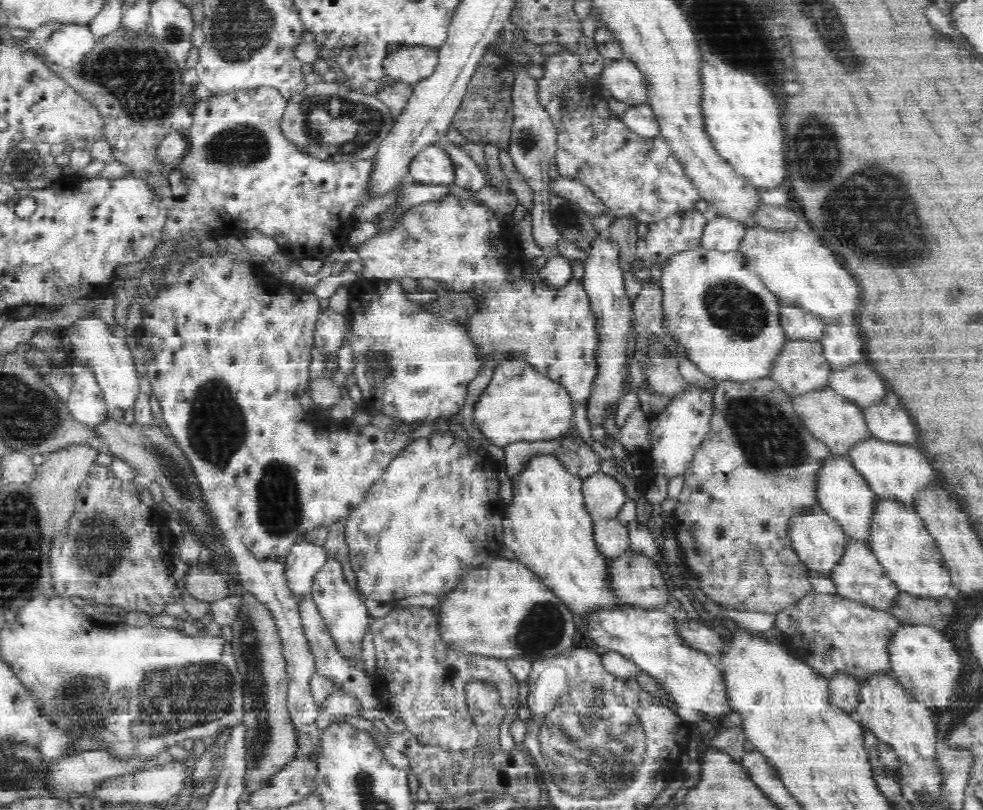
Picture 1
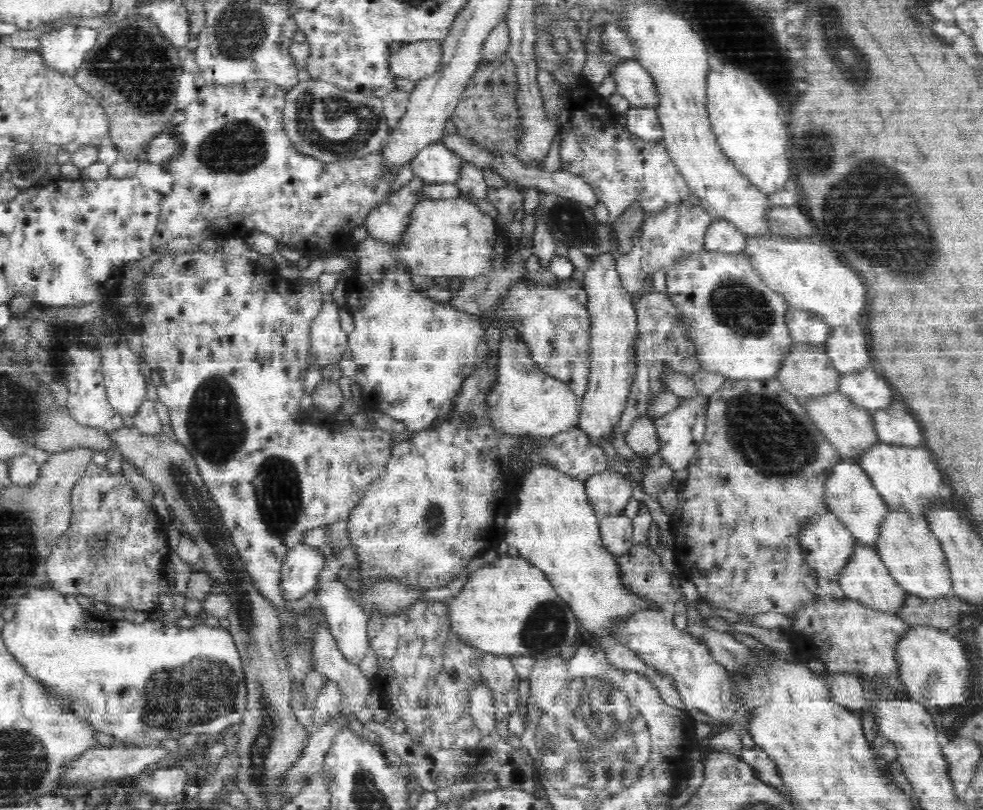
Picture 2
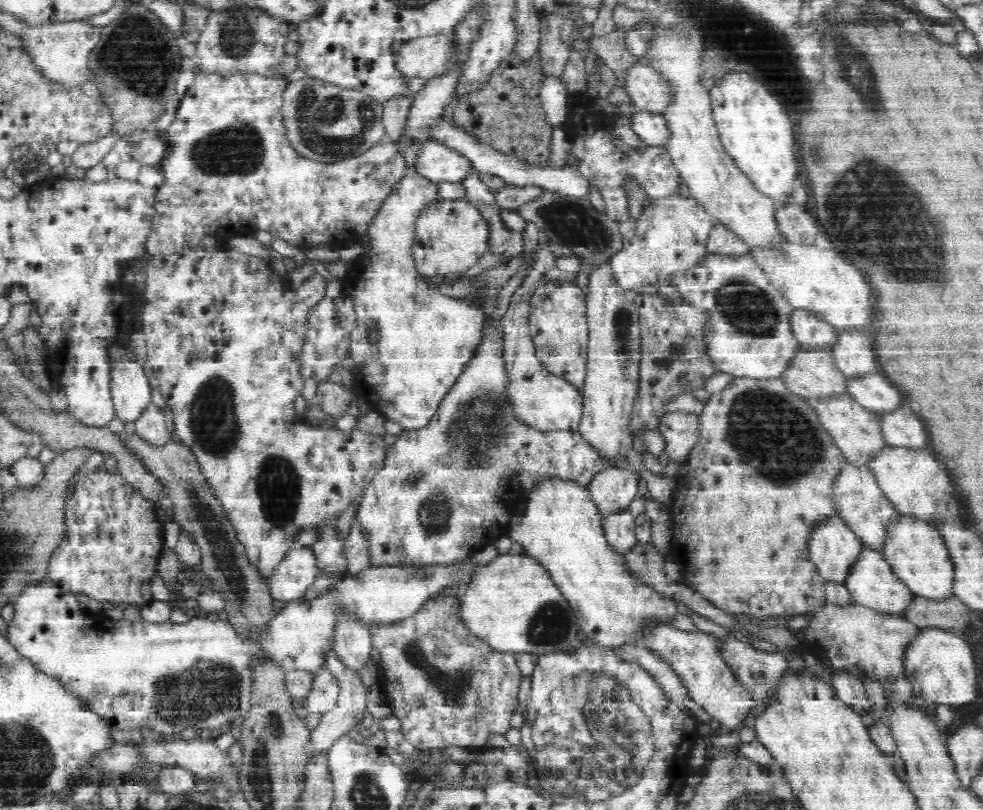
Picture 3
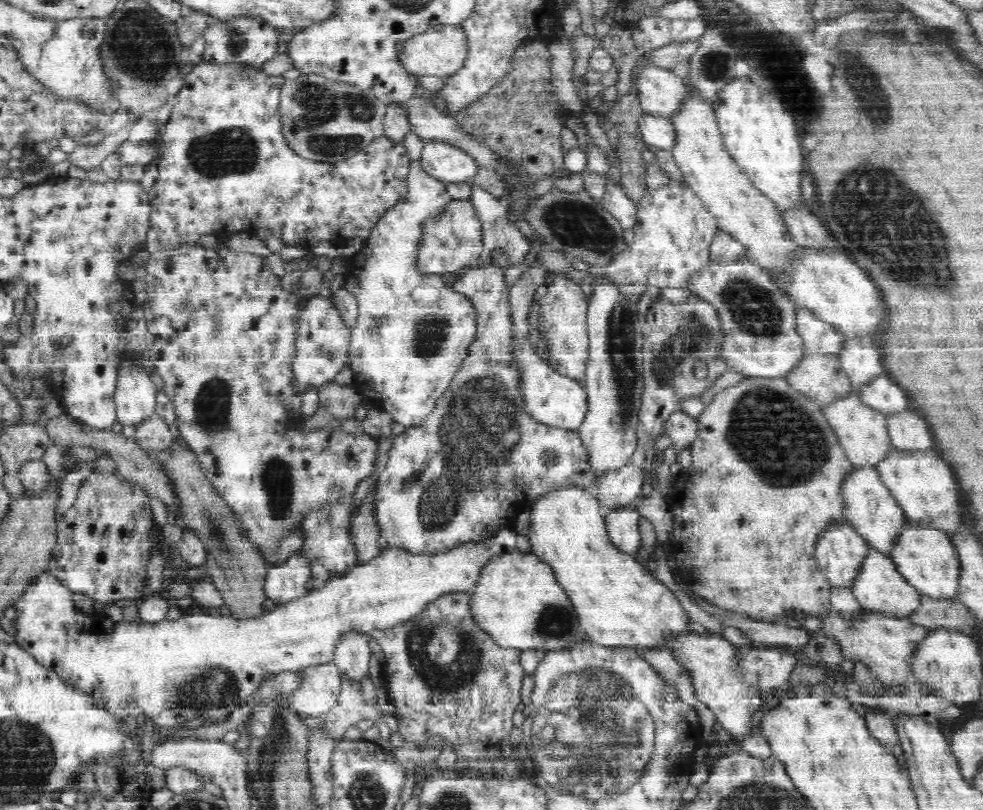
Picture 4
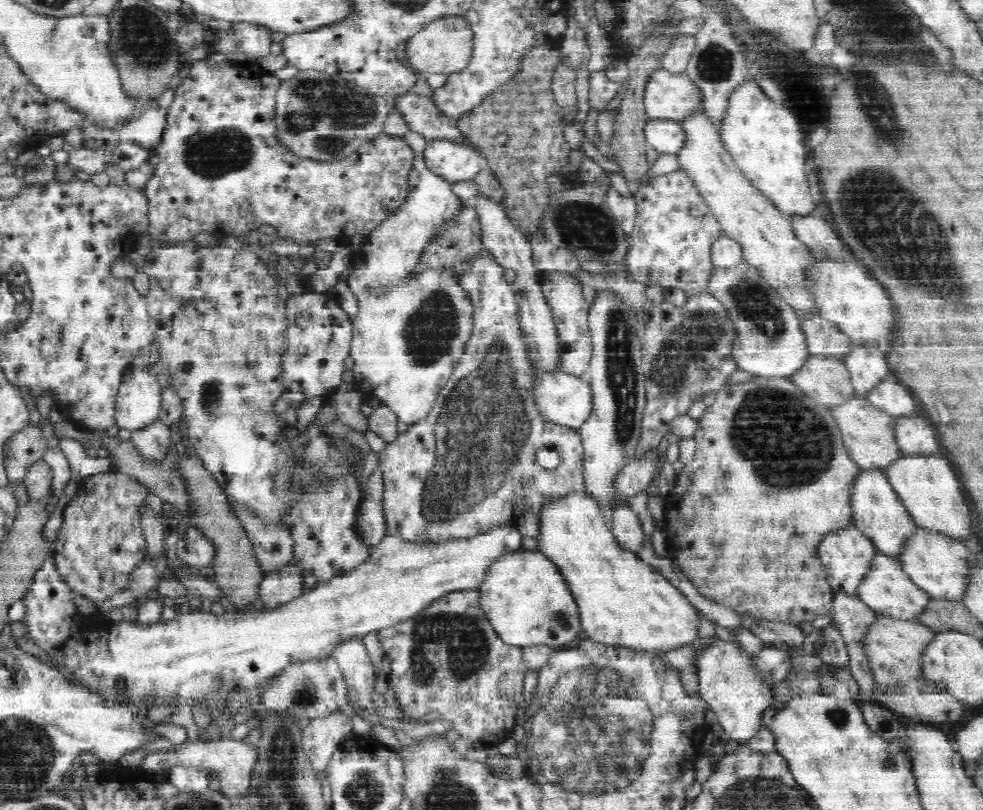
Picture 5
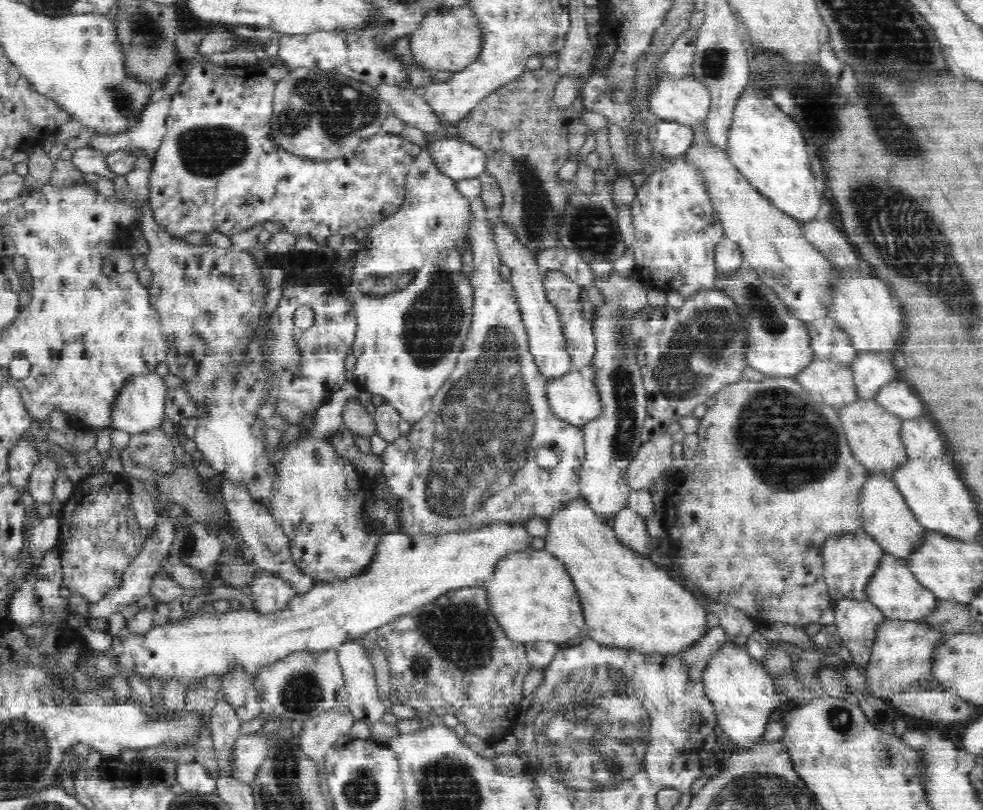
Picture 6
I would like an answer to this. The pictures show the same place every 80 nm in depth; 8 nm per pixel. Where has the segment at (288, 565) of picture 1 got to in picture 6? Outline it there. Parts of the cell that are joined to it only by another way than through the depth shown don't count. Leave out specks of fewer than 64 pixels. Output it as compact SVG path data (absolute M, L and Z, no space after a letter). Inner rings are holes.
M257 570L245 587L252 596L252 611L260 615L279 613L297 595L288 583L266 571Z

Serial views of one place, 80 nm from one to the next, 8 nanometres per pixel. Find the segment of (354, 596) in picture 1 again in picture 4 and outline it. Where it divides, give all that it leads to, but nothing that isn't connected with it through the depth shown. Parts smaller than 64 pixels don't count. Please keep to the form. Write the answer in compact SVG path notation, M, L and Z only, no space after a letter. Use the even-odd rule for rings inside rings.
M346 633L333 652L333 661L342 671L344 679L358 690L361 690L364 680L370 678L372 652L368 646L369 637L366 633Z

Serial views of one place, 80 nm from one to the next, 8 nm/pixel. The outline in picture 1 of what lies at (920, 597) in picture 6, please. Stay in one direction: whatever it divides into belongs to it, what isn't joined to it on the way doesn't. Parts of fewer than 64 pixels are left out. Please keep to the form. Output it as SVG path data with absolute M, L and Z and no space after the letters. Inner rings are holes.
M856 539L850 540L845 556L833 572L831 579L837 586L838 595L863 603L877 611L888 612L902 592L901 588L887 575L868 543Z

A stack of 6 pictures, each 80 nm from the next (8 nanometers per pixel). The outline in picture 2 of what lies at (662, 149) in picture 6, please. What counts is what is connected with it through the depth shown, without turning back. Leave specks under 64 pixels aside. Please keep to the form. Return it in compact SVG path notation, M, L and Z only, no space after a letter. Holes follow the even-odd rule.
M629 108L625 113L627 118L626 130L634 133L640 139L657 143L664 138L664 129L658 113L649 108Z

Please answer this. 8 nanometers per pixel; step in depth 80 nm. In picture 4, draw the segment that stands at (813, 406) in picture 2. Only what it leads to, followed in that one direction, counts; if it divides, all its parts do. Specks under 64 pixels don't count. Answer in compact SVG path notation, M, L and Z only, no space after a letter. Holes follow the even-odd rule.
M852 394L823 408L828 423L836 431L848 460L858 467L877 467L888 460L896 448L890 436L890 416L866 405L858 394Z

